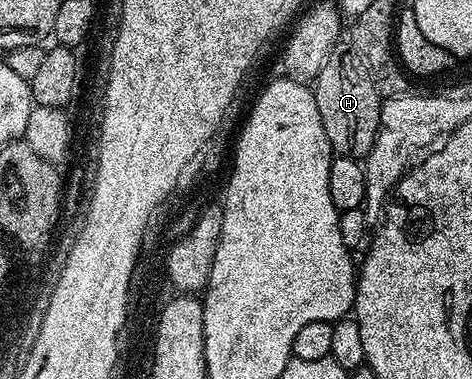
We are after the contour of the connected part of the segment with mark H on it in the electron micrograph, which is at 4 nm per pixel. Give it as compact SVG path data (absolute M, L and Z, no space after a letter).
M353 50L331 52L320 74L313 81L312 91L331 149L339 156L365 158L376 142L382 100L361 56Z

